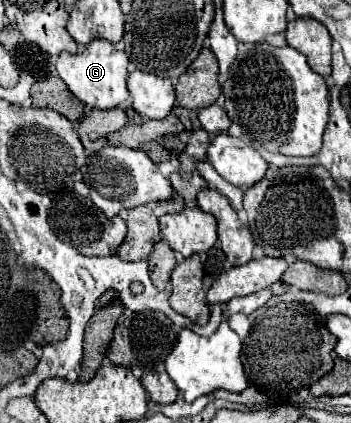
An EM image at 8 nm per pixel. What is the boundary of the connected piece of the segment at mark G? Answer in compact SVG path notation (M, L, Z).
M92 40L92 44L88 44L88 48L84 48L78 54L62 52L56 62L58 76L64 80L68 90L86 108L96 108L96 110L112 110L128 100L130 94L126 88L126 78L128 78L126 68L128 68L128 56L122 50L118 50L114 44L108 44L106 40Z

